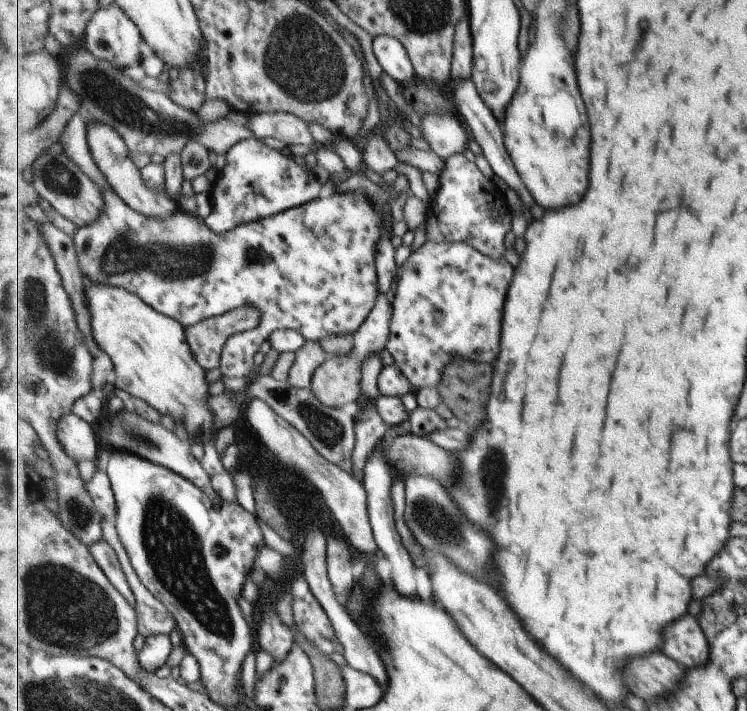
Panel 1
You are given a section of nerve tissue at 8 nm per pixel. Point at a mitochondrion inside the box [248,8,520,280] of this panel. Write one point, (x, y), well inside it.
(300, 58)

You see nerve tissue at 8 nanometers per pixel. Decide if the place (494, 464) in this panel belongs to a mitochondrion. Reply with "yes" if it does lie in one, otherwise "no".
yes

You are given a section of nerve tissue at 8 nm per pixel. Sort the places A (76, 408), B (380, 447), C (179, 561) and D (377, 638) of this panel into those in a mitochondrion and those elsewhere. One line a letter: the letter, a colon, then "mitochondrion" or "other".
A: other
B: other
C: mitochondrion
D: other

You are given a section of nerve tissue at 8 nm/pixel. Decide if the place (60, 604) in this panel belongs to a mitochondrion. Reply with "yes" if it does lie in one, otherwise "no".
yes

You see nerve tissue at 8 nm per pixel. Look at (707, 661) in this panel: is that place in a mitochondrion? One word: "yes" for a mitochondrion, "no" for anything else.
no

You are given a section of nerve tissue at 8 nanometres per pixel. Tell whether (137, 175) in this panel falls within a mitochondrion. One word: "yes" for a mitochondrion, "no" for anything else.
no

